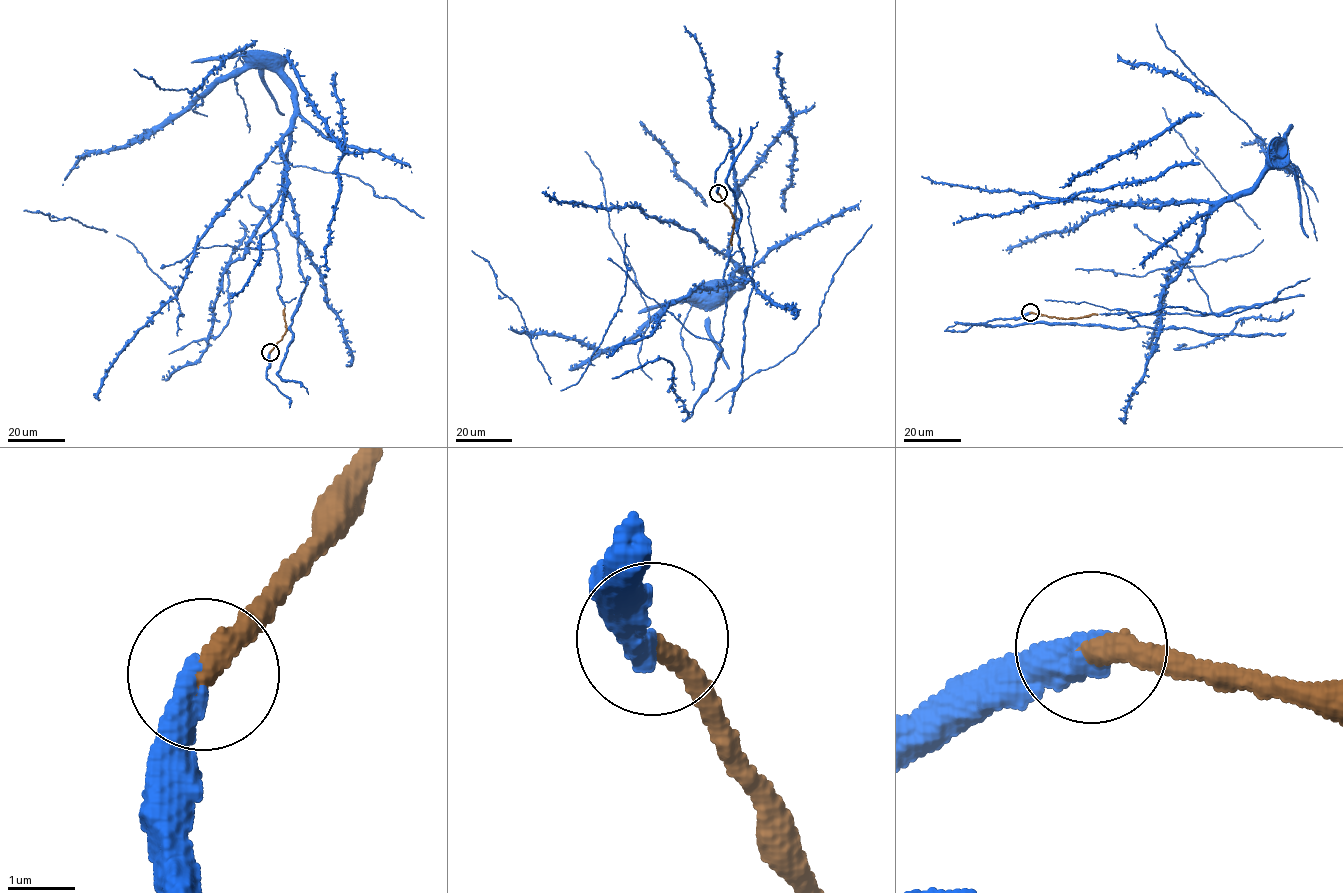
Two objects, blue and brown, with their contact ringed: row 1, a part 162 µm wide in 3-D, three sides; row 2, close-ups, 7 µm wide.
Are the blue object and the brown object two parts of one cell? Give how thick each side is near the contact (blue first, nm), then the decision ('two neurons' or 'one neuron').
440 nm thick on the blue side, 360 nm on the other; one neuron

